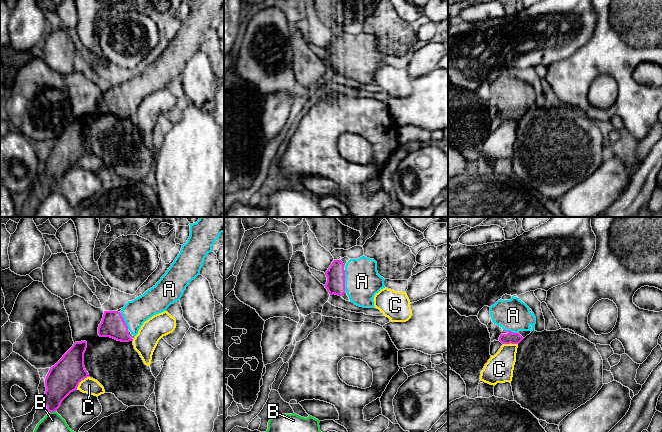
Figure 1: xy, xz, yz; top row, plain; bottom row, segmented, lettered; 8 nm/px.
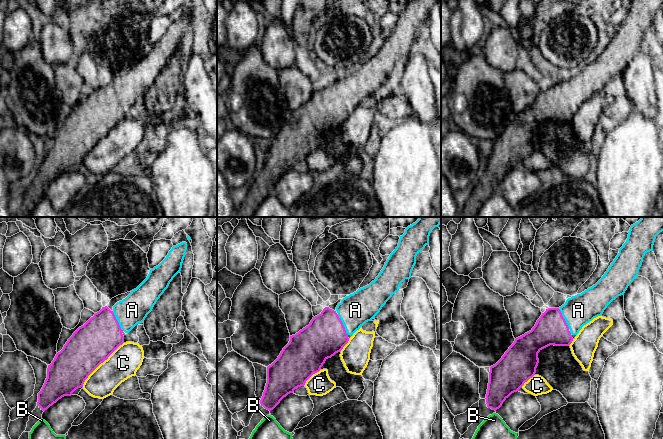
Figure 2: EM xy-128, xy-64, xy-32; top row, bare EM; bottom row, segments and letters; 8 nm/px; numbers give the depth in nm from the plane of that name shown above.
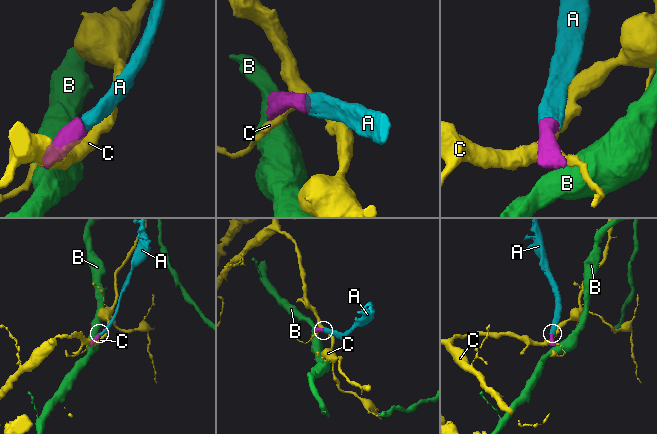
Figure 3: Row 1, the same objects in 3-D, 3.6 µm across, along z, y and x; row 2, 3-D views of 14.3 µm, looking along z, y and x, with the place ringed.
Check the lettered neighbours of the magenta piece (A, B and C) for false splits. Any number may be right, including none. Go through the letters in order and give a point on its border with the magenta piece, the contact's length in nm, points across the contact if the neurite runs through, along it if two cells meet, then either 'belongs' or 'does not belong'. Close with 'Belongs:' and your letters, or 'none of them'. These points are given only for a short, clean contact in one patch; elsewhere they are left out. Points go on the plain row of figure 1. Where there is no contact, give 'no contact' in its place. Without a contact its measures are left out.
A: xz (344, 56) | 170 nm | across xz (335, 60), (339, 56), (344, 56), (362, 57) | belongs
B: xy (52, 187) | 60 nm | along xy (49, 187), (55, 188) | does not belong
C: xy (80, 157) | 150 nm | does not belong
Belongs: A

